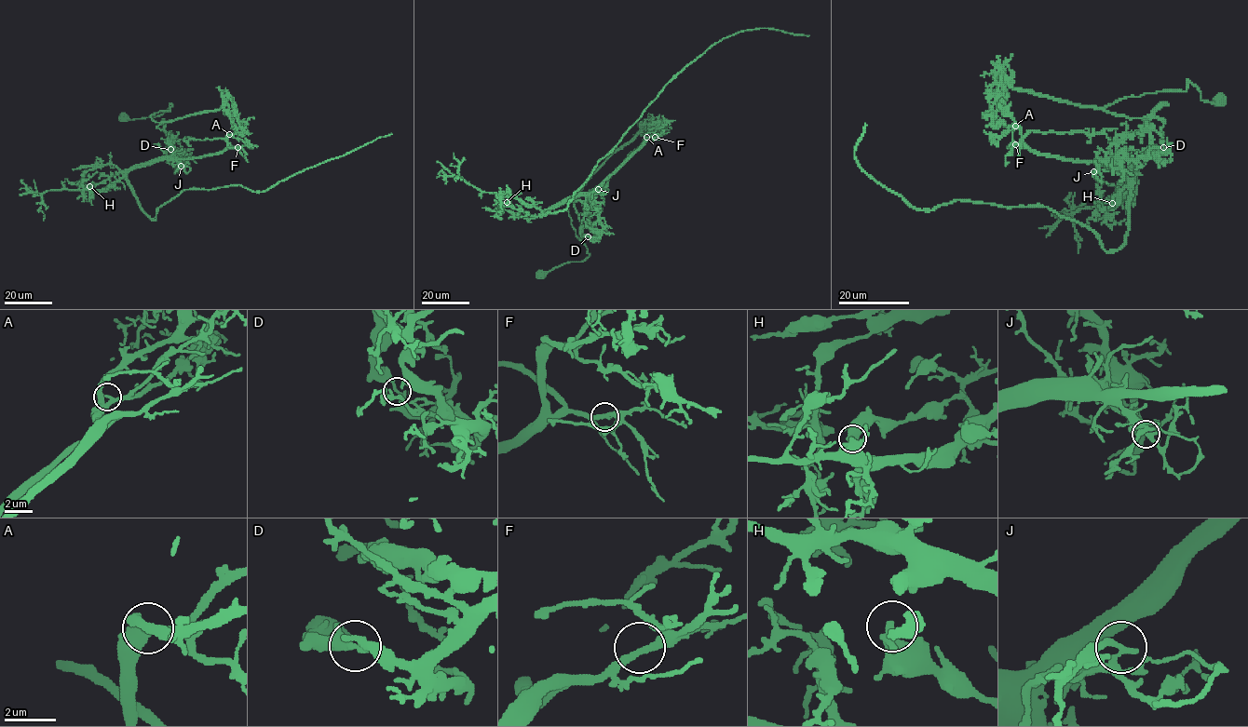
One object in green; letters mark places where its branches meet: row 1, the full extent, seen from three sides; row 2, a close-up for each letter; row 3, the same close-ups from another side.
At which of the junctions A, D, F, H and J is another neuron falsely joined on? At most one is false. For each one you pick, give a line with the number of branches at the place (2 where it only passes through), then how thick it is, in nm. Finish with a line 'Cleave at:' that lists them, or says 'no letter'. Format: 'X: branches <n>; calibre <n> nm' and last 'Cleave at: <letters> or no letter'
D: branches 2; calibre 240 nm
Cleave at: D

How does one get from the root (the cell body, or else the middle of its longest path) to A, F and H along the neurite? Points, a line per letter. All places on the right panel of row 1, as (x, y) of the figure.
A: (1219, 100), (1202, 100), (1187, 79), (1185, 91), (1100, 107), (1149, 119), (1099, 161), (1035, 154), (1015, 126)
F: (1219, 100), (1202, 100), (1187, 79), (1185, 91), (1100, 107), (1149, 119), (1115, 156), (1099, 161), (1015, 144)
H: (1219, 100), (1202, 100), (1187, 79), (1185, 91), (1100, 107), (1149, 118), (1103, 159), (1133, 181), (1112, 203)

